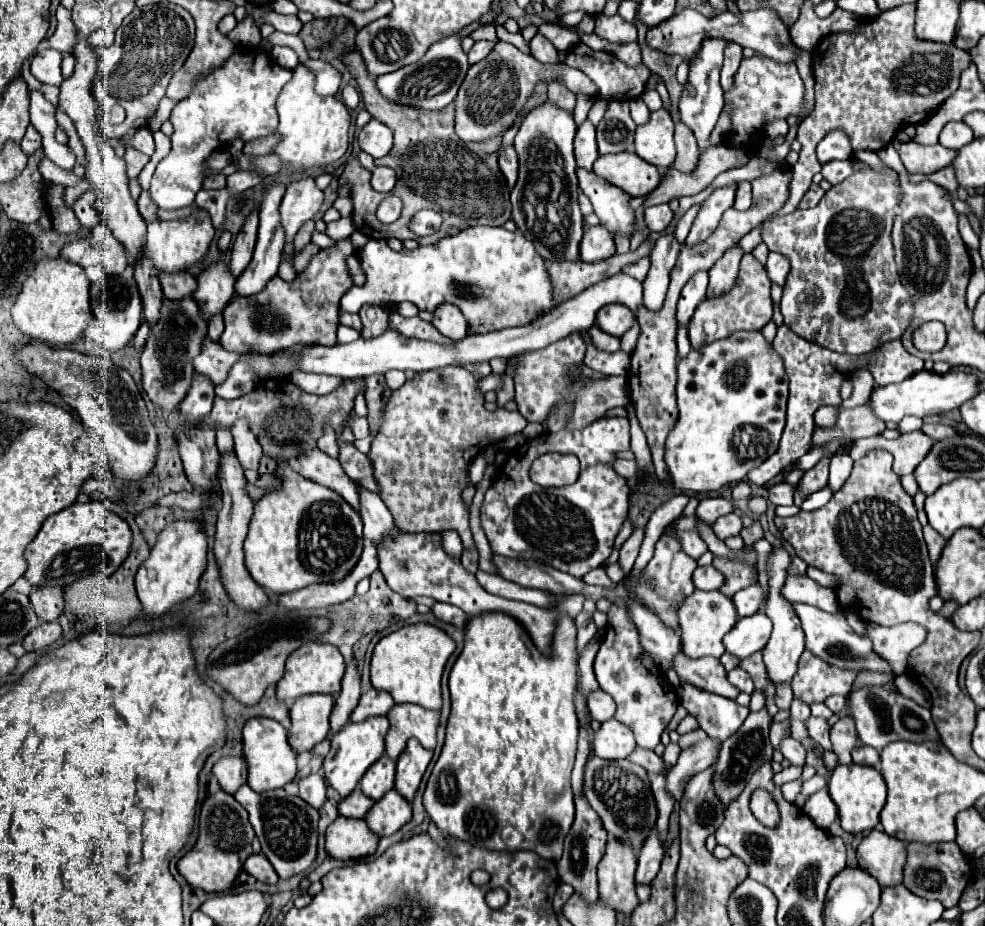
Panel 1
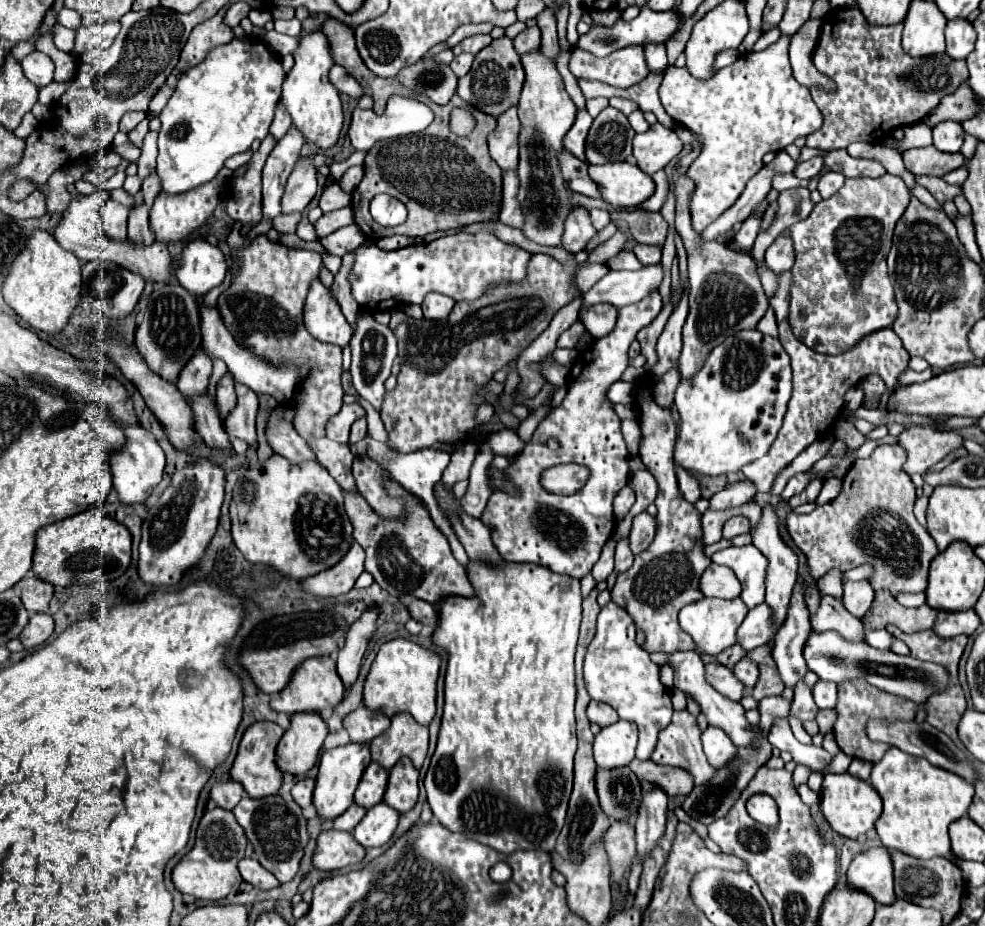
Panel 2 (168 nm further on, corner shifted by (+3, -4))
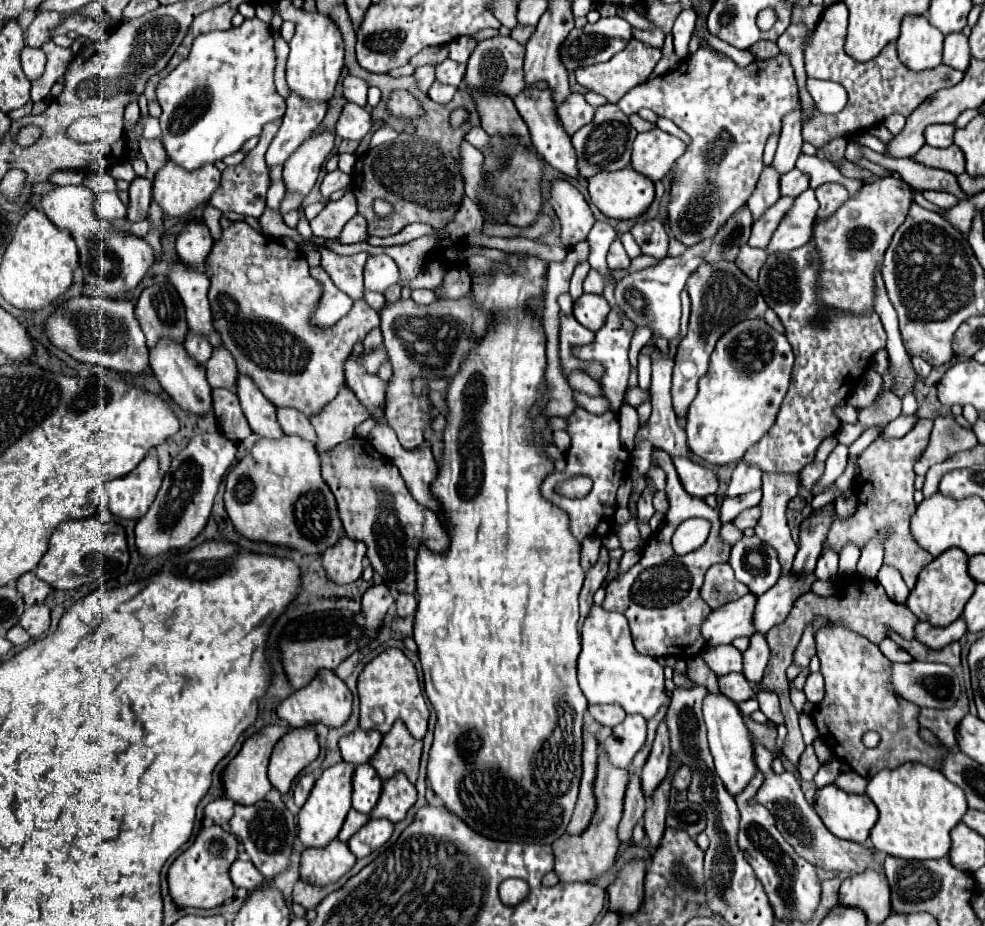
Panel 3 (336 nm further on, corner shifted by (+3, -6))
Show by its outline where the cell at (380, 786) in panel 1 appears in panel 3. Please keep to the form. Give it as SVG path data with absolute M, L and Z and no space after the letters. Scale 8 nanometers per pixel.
M365 763L355 767L353 775L353 795L351 795L351 805L355 811L361 813L371 813L373 805L377 805L377 799L381 795L381 779L377 771Z

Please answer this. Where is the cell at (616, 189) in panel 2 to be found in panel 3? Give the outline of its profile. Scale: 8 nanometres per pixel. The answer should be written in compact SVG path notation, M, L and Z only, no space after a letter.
M625 167L621 171L601 171L597 175L593 175L591 179L587 179L589 183L589 195L591 201L597 205L597 209L609 217L609 219L617 219L617 221L627 221L627 219L637 219L641 217L649 205L655 199L655 187L653 181L641 173L637 173L631 167Z

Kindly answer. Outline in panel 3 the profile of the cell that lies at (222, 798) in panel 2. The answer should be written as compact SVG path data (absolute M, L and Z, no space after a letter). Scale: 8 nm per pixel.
M219 797L215 801L211 801L207 807L205 807L205 817L209 817L215 825L227 829L227 823L229 819L233 817L233 807L235 803L227 797Z

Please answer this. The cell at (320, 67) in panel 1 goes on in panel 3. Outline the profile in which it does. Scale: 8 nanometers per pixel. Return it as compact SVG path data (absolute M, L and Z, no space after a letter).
M347 75L345 81L343 81L343 91L345 91L345 97L347 101L351 103L357 103L361 107L367 105L367 83L363 79L357 79L357 77L351 77Z

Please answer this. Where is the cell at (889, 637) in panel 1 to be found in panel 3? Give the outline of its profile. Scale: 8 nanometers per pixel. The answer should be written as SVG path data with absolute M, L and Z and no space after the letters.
M891 639L881 641L879 649L881 649L881 653L883 653L887 659L891 659L891 661L895 661L895 663L911 663L911 661L913 661L913 657L911 657L909 653L905 653L905 651L903 651L897 643L893 643Z

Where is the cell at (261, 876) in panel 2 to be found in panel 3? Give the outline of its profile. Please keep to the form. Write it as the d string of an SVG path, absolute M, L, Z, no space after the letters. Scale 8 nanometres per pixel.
M237 859L231 869L229 869L231 881L235 887L245 887L247 891L253 891L257 885L261 885L265 879L263 875L255 869L255 865L251 861L241 861Z

